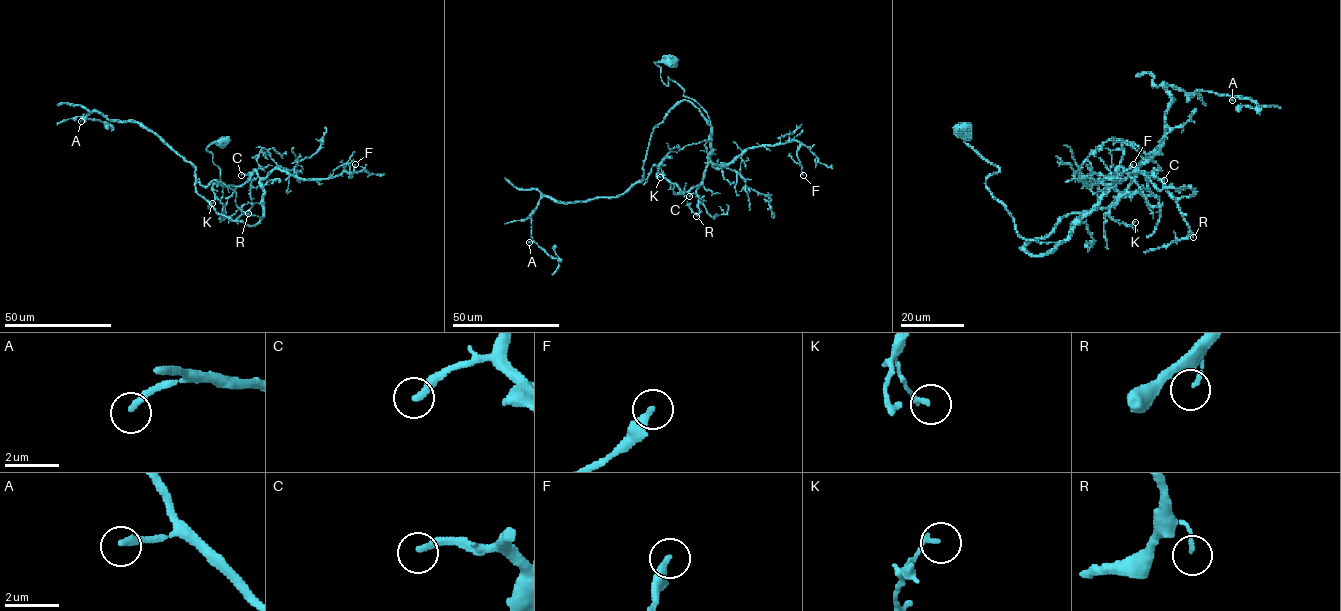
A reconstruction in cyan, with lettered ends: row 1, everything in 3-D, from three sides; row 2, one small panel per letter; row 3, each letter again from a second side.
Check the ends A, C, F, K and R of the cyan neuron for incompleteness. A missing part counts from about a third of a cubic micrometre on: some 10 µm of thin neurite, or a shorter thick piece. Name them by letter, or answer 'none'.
A

